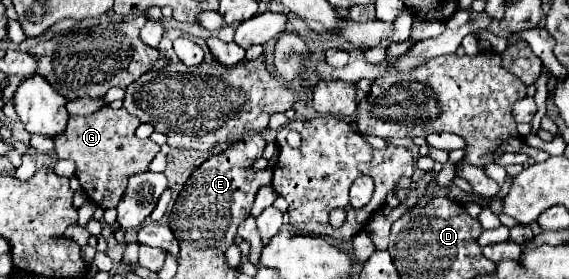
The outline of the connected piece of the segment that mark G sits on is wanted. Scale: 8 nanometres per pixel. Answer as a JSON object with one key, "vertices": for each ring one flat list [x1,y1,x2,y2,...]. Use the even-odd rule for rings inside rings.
{"vertices":[[109,105,101,107,93,115,71,115,67,121,67,129,61,135,55,135,55,153,59,159,73,159,77,165,77,179,87,193,87,197,103,209,117,207,125,183,131,175,147,171,153,157,159,153,159,145,153,141,137,139,135,129,141,121,129,115,123,107,113,109]]}

